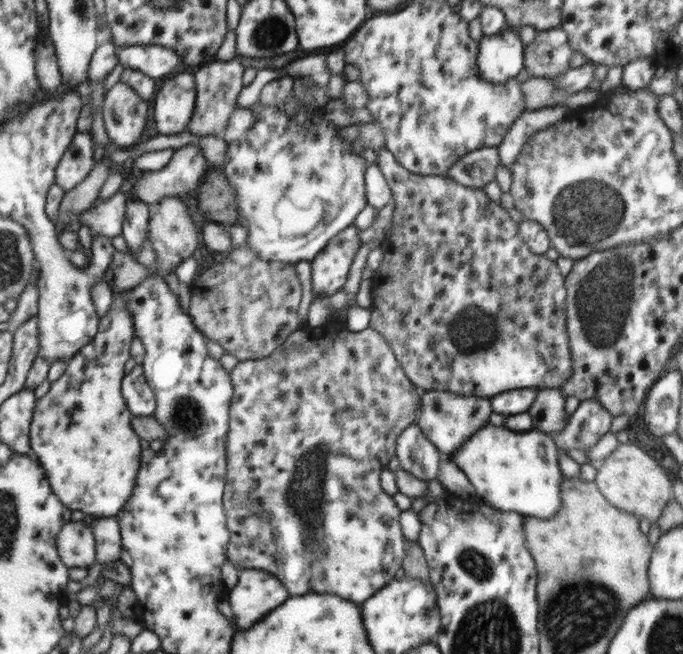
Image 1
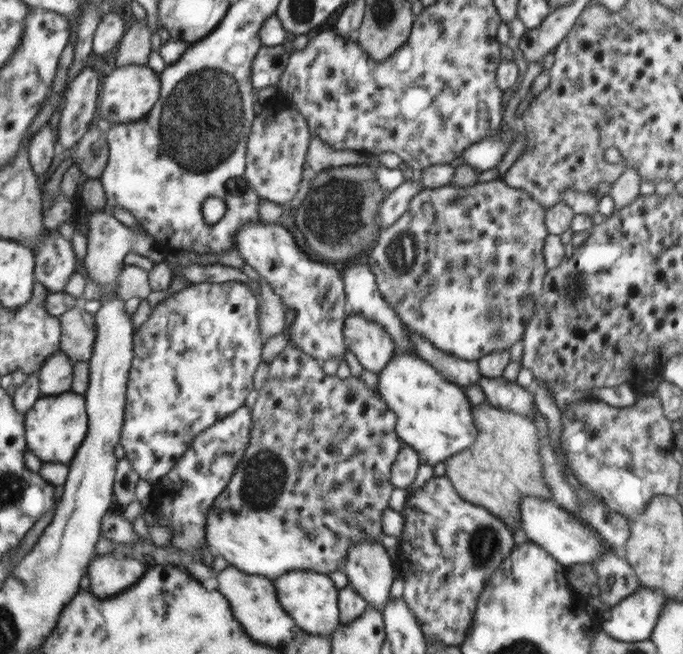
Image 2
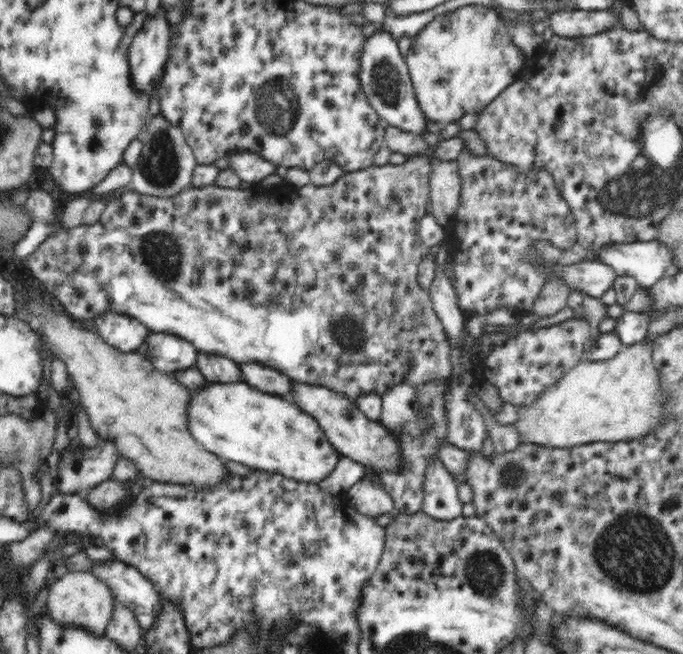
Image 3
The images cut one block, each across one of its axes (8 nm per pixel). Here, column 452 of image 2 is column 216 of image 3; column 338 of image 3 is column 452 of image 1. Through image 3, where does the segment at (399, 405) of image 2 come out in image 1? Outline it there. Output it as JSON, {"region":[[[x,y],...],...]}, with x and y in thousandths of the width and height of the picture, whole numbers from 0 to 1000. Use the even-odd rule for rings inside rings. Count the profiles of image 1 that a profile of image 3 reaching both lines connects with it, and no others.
{"region":[[[717,648],[698,657],[666,693],[654,700],[662,702],[687,735],[694,742],[695,754],[704,763],[735,783],[755,783],[766,789],[782,789],[802,795],[824,774],[823,722],[817,713],[817,685],[813,671],[795,659],[751,659],[741,651]]]}

